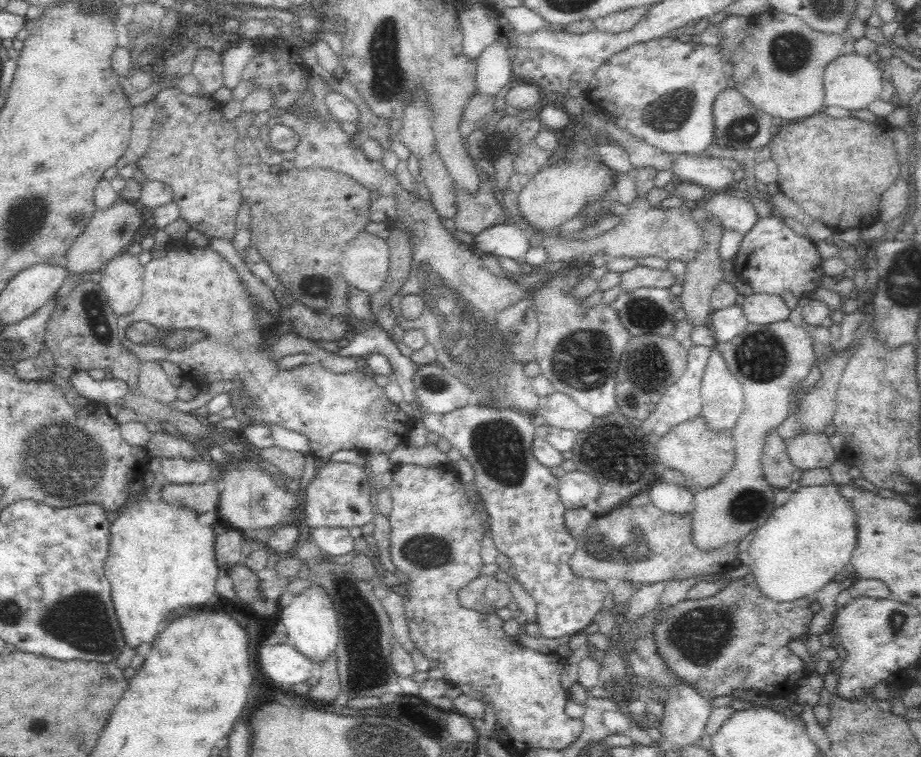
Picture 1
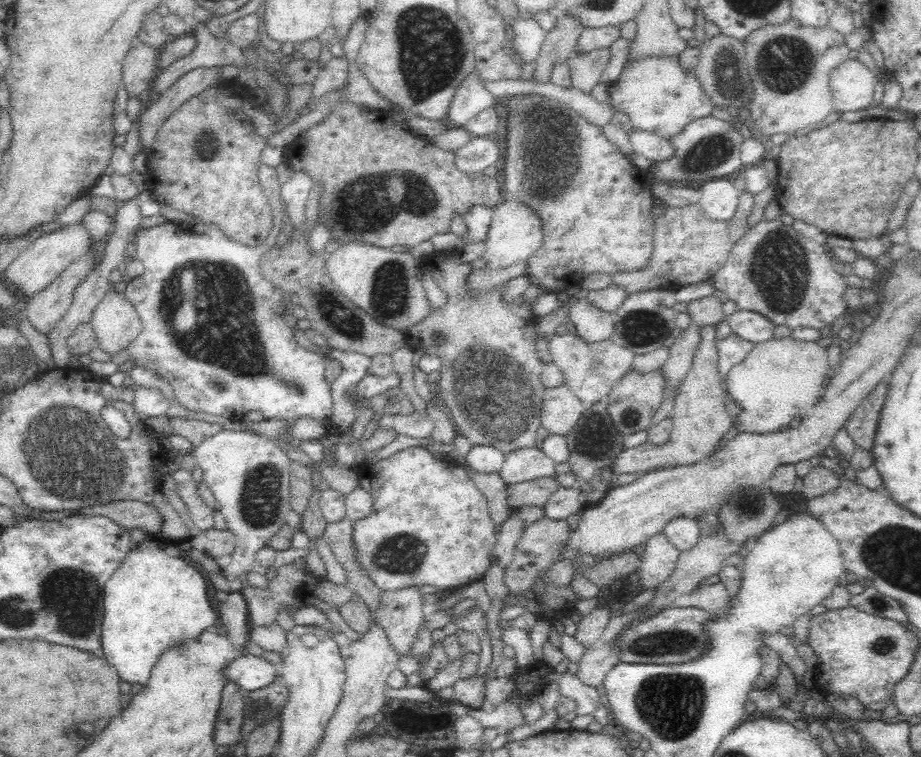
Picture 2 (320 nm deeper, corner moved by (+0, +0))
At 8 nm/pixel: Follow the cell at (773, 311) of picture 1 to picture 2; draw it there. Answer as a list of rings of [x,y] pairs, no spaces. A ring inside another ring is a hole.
[[[738,311],[724,318],[732,332],[751,343],[772,339],[774,323],[757,312]]]

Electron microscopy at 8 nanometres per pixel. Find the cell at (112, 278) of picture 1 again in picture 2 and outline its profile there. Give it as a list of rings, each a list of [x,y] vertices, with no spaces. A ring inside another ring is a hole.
[[[113,288],[94,309],[89,325],[97,346],[109,354],[110,360],[142,332],[134,305]]]

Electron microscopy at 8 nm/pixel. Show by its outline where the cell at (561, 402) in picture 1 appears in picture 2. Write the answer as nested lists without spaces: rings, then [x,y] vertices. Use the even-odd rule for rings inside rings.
[[[565,384],[547,388],[541,408],[541,426],[549,434],[566,436],[585,410],[584,403]]]

